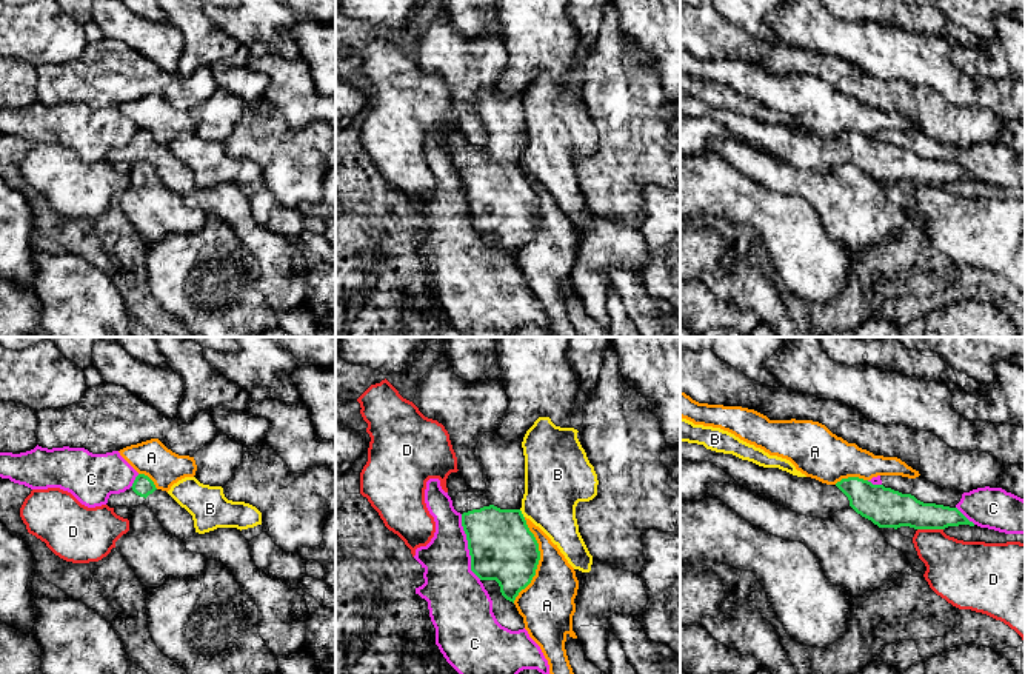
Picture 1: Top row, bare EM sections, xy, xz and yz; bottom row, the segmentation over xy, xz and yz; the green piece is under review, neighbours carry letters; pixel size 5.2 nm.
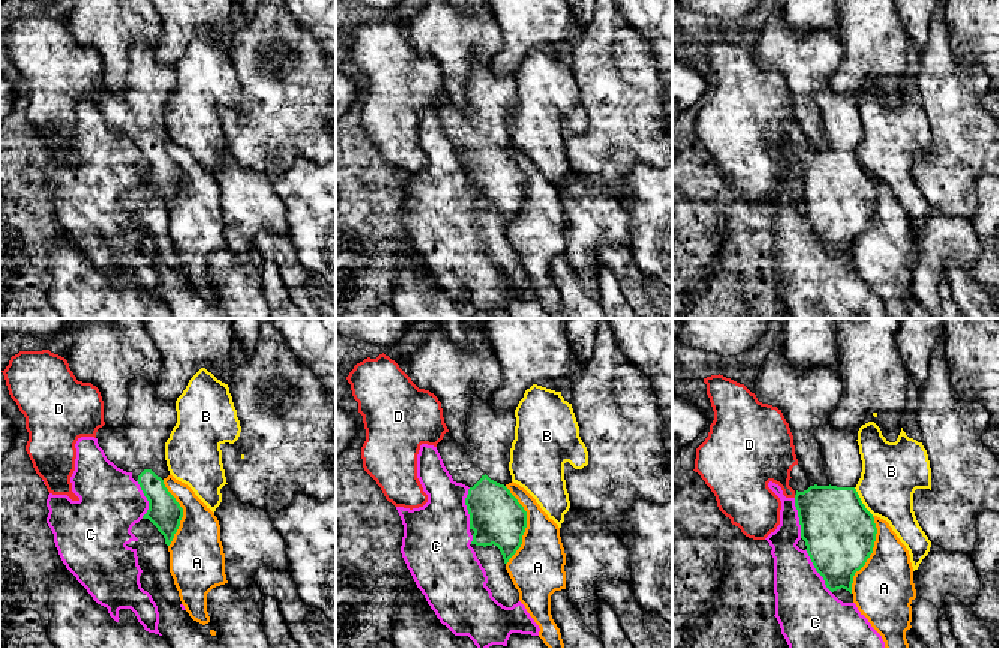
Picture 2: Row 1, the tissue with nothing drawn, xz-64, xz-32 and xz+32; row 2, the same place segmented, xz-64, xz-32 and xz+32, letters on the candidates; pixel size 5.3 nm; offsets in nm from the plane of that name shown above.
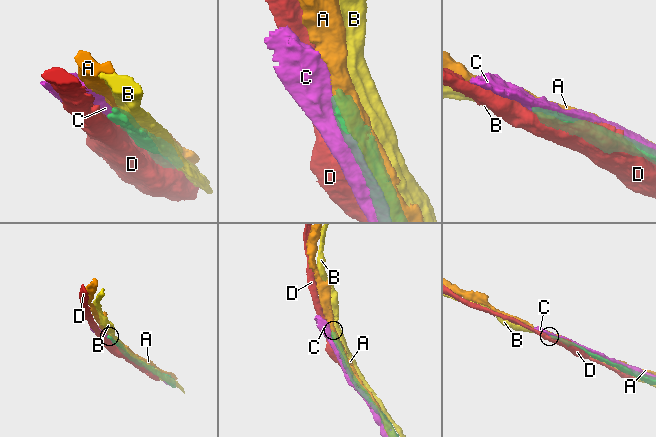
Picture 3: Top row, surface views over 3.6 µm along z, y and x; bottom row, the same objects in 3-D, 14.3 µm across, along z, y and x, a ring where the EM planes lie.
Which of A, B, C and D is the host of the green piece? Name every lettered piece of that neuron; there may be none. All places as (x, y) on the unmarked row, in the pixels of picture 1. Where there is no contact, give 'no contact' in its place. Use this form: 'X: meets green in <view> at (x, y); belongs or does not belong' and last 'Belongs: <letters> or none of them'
A: meets green in xz at (539, 214); does not belong
B: meets green in xz at (522, 170); does not belong
C: meets green in xz at (468, 202); does not belong
D: meets green in yz at (930, 183); does not belong
Belongs: none of them

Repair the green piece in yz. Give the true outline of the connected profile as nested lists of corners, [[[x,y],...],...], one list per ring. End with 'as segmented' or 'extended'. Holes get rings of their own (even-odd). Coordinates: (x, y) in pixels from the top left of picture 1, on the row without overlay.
[[[680,97],[680,112],[697,118],[714,118],[740,142],[806,172],[828,174],[851,162],[879,183],[945,185],[959,180],[974,182],[957,163],[923,158],[911,149],[873,140],[859,132],[826,140],[811,132],[797,132],[779,123],[763,123],[733,109],[716,108],[703,100],[688,97]]]; extended

